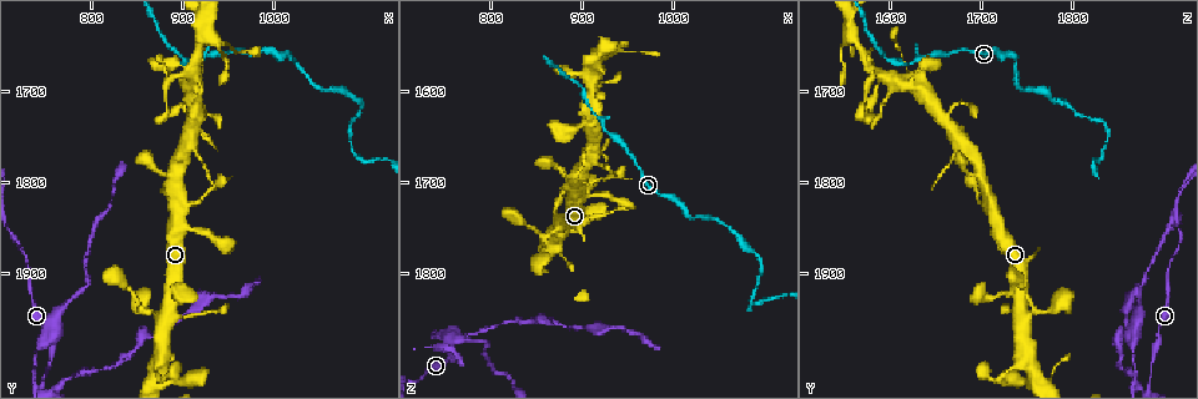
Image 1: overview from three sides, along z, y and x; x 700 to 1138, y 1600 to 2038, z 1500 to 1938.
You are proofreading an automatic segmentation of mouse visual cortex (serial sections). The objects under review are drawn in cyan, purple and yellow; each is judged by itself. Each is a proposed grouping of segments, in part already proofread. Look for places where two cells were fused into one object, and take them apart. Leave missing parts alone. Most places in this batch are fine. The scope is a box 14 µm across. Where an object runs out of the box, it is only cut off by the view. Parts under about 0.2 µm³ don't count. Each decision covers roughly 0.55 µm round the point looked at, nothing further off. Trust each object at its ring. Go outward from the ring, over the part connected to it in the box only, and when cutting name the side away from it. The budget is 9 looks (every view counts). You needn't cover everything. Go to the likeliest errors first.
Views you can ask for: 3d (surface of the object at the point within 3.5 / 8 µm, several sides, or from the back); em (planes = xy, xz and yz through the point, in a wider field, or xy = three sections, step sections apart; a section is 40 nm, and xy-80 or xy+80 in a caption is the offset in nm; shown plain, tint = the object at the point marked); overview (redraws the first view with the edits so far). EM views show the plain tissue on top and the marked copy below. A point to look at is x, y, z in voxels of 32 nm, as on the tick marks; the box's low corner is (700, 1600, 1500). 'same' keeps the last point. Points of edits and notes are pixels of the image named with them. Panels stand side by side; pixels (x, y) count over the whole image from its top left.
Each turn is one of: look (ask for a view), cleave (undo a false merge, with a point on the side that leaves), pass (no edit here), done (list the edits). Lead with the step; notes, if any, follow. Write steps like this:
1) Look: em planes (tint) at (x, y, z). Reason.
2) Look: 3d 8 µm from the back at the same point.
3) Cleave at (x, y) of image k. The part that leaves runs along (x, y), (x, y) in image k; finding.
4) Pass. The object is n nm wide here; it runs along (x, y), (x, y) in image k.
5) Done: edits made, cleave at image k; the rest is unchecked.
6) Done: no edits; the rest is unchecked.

Look: 3d 3.5 µm at (915, 1670, 1630). A narrow waist.

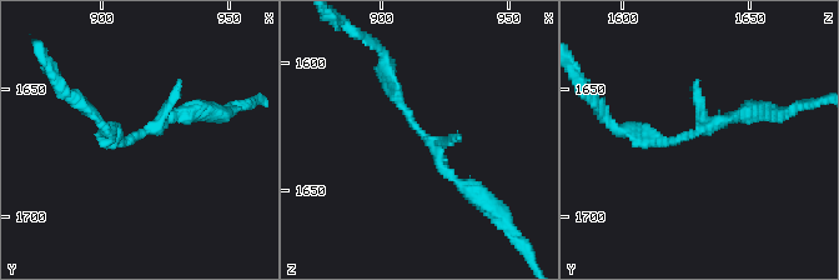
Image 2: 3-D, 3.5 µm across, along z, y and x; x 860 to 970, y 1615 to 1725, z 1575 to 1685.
Look: em xy step 5 (tint) at (914, 1669, 1625).

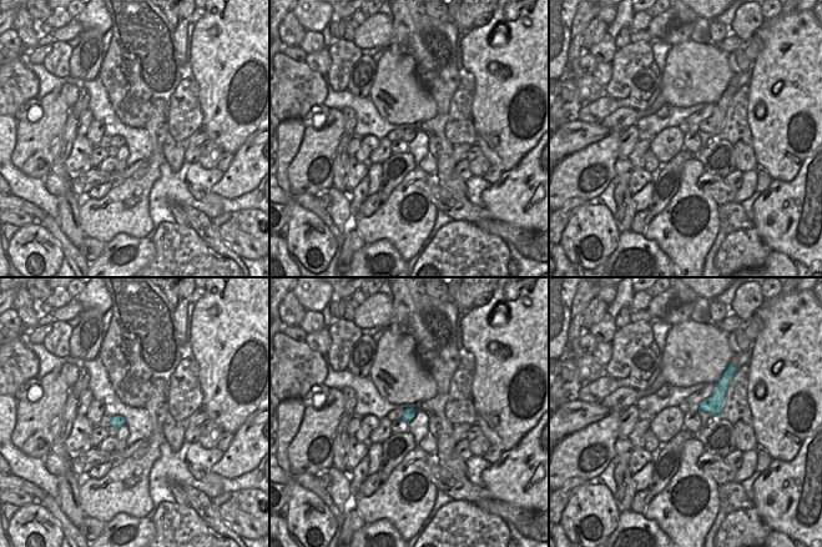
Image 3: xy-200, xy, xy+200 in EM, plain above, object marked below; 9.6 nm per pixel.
Pass. It runs along (466, 189), (408, 119), (385, 61) in image 2; all the same cell.

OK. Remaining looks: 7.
Look: 3d 3.5 µm from the back at (745, 2015, 1890). Thin neck.

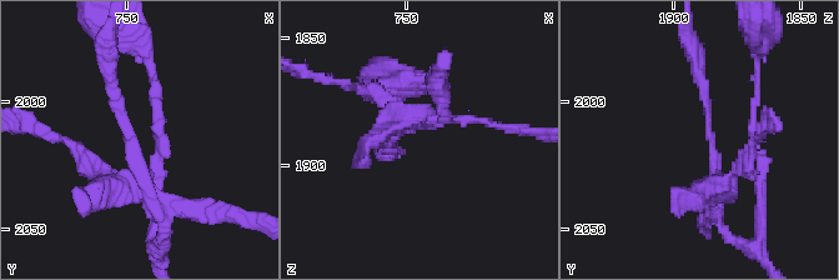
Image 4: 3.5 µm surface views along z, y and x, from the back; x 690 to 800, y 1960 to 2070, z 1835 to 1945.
Look: em xy step 2 (tint) at (748, 2018, 1887).

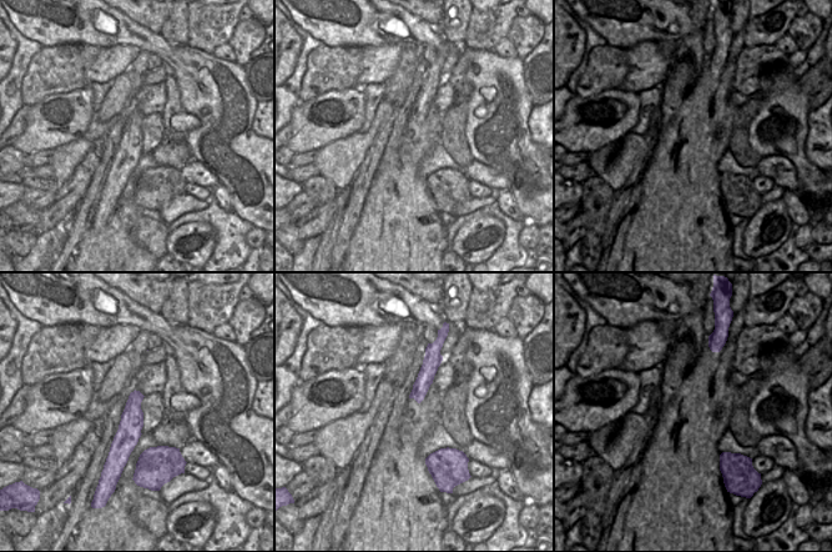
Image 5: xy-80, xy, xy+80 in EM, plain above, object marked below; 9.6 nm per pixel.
Cleave at (91, 156) of image 4. The part that leaves runs along (130, 181), (115, 181), (65, 139), (34, 131) in image 4; a second cell is stuck on.

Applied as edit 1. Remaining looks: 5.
Look: overview. See it whole again.

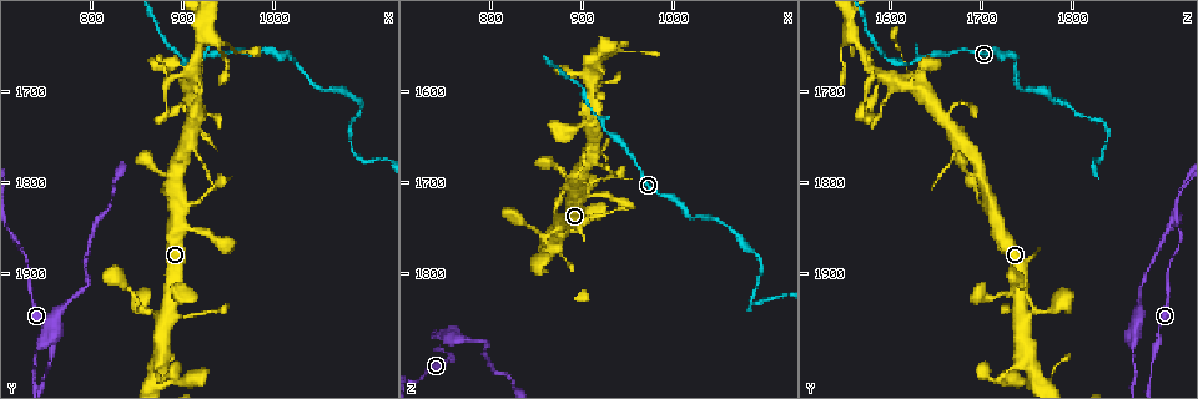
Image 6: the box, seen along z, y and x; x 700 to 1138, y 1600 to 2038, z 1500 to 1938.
Look: 3d 8 µm at (1025, 1665, 1735). A narrow waist.

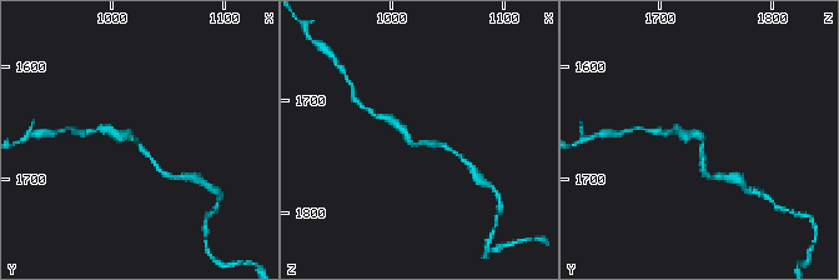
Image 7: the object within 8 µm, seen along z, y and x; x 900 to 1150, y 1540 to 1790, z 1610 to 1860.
Look: 3d 3.5 µm at (1022, 1666, 1738).

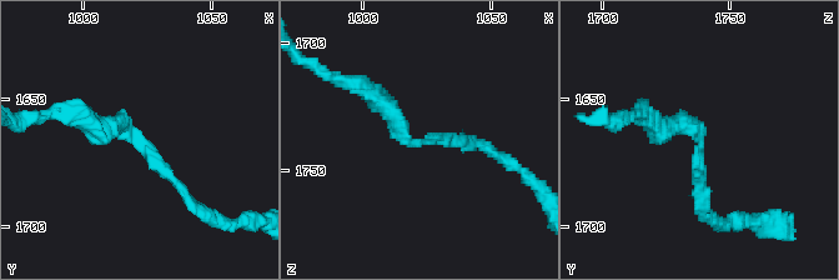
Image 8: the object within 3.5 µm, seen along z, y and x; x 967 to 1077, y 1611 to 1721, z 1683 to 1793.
Look: em xy step 5 (tint) at (1024, 1667, 1739). The arms are 150, 250 nm wide.

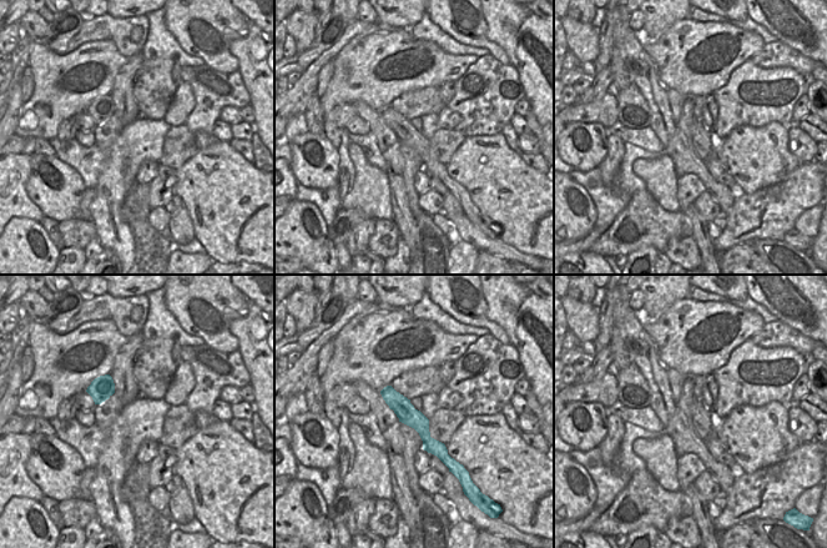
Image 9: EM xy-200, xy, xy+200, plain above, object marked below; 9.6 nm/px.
Pass. It runs along (89, 123), (135, 130), (196, 206) in image 8; one cell here.

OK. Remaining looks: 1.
Done: edits made, cleave at image 4; the rest is unchecked.

